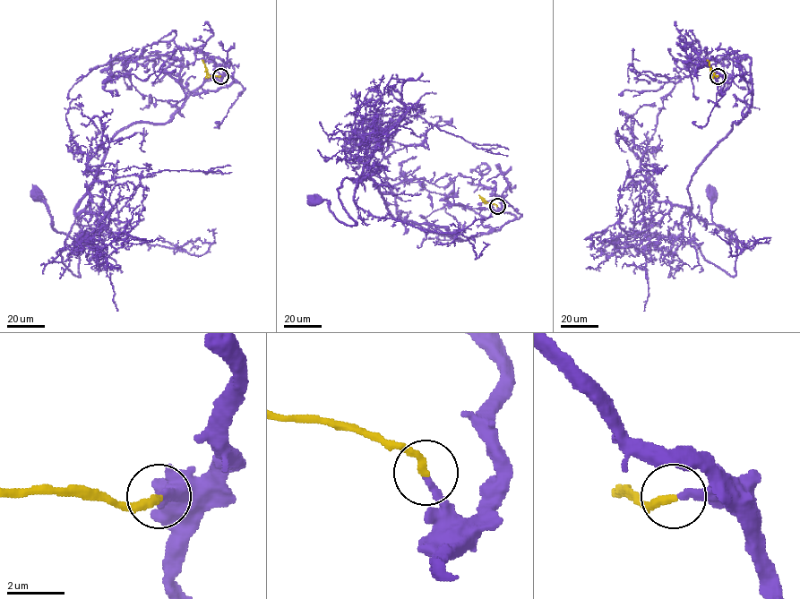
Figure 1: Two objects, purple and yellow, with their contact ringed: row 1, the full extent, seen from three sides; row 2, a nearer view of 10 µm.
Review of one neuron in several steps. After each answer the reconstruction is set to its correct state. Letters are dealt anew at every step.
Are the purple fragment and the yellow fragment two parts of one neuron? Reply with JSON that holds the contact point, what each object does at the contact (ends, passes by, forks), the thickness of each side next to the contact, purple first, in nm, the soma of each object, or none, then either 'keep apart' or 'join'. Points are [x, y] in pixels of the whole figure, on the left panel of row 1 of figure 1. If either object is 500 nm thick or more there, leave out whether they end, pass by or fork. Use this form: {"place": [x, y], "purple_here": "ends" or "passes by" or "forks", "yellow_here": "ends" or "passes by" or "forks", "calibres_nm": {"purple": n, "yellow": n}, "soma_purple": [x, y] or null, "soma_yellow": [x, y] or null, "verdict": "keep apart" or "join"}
{"place": [220, 76], "purple_here": "ends", "yellow_here": "ends", "calibres_nm": {"purple": 240, "yellow": 280}, "soma_purple": [35, 195], "soma_yellow": null, "verdict": "join"}

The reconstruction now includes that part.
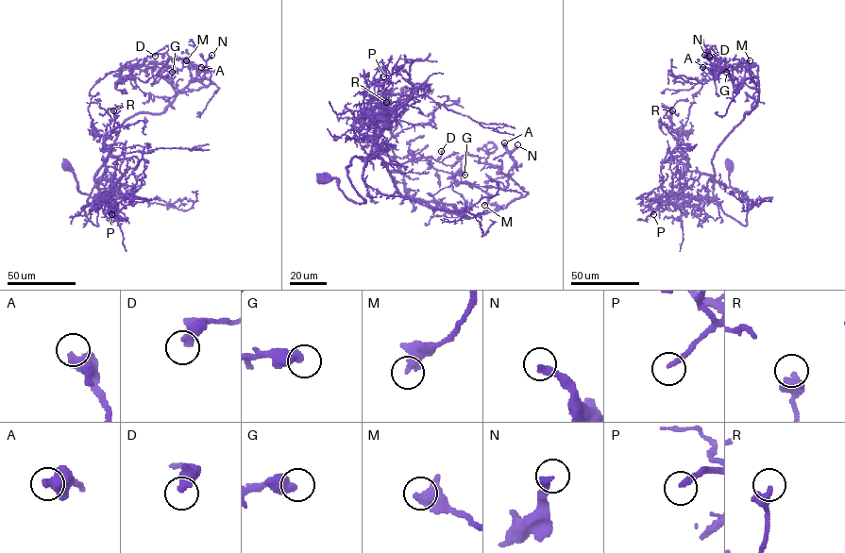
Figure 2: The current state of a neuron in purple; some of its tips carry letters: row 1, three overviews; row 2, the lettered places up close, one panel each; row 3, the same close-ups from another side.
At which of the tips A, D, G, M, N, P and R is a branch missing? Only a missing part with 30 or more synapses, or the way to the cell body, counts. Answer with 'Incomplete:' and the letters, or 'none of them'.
Incomplete: N, P

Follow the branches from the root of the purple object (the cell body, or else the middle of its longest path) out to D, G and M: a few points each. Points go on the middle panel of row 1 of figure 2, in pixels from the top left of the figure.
D: (321, 178), (363, 203), (346, 168), (376, 155), (404, 197), (468, 218), (405, 192), (400, 166), (441, 151)
G: (321, 178), (363, 203), (346, 168), (376, 155), (404, 197), (466, 216), (521, 195), (450, 177), (464, 175)
M: (321, 178), (363, 203), (346, 168), (376, 155), (404, 197), (470, 217), (502, 209), (487, 195), (484, 205)

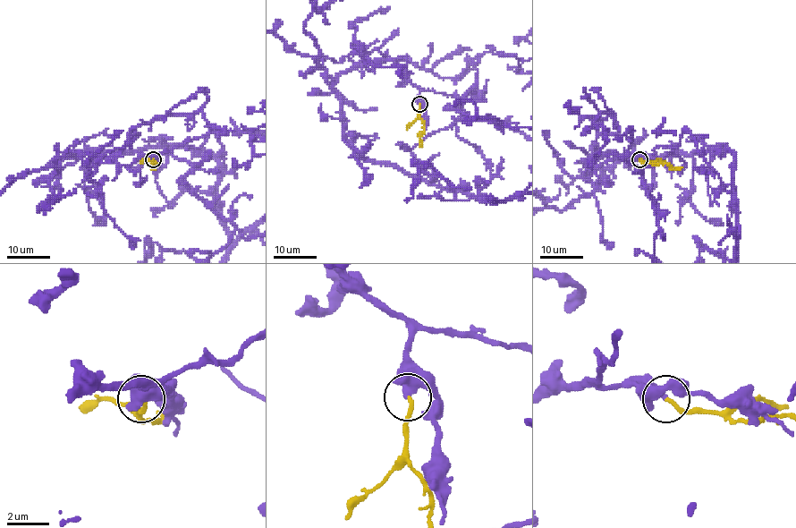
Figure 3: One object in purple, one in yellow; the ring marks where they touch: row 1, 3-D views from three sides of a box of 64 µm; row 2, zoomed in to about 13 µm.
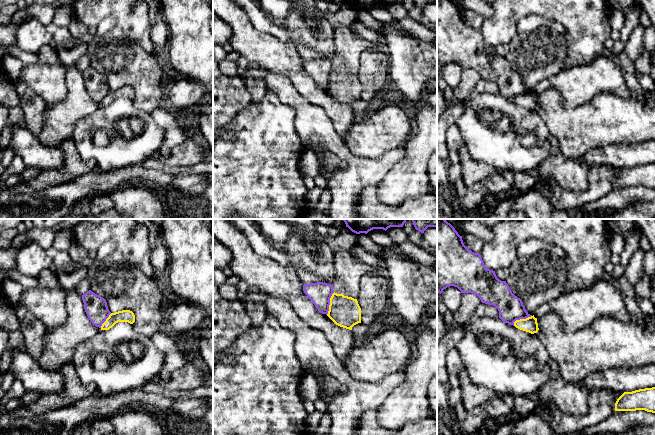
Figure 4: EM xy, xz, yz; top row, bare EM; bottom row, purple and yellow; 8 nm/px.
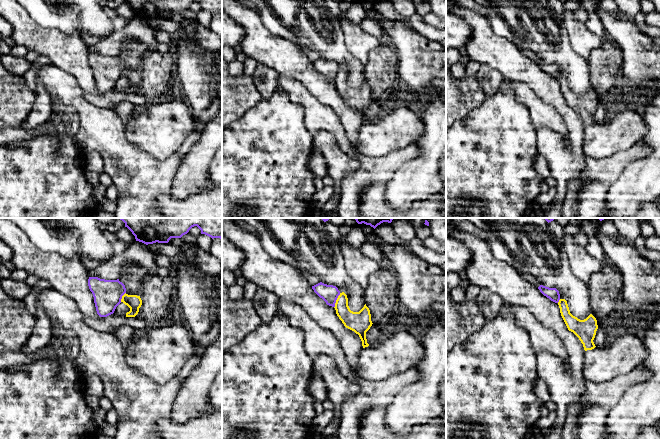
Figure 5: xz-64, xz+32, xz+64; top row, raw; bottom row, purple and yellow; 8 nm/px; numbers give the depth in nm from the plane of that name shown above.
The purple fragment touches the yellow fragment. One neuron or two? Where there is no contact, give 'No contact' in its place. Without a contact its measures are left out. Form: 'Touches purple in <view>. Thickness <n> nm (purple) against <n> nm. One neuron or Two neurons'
Touches purple in xz. Thickness 180 nm (purple) against 240 nm. Two neurons

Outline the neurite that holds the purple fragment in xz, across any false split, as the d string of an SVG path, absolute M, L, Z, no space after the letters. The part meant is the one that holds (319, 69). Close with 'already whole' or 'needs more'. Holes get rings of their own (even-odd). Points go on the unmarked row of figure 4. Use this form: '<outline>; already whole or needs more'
M323 58L309 59L303 61L303 67L320 89L328 90L330 74L334 69L333 61Z; already whole

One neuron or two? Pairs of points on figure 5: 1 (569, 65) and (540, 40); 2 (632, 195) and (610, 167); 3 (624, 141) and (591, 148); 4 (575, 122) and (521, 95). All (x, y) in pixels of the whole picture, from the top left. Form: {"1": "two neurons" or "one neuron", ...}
{"1": "one neuron", "2": "two neurons", "3": "one neuron", "4": "two neurons"}

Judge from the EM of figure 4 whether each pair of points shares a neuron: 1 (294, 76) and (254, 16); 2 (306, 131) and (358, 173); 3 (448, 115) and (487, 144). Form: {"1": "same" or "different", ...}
{"1": "different", "2": "same", "3": "different"}

